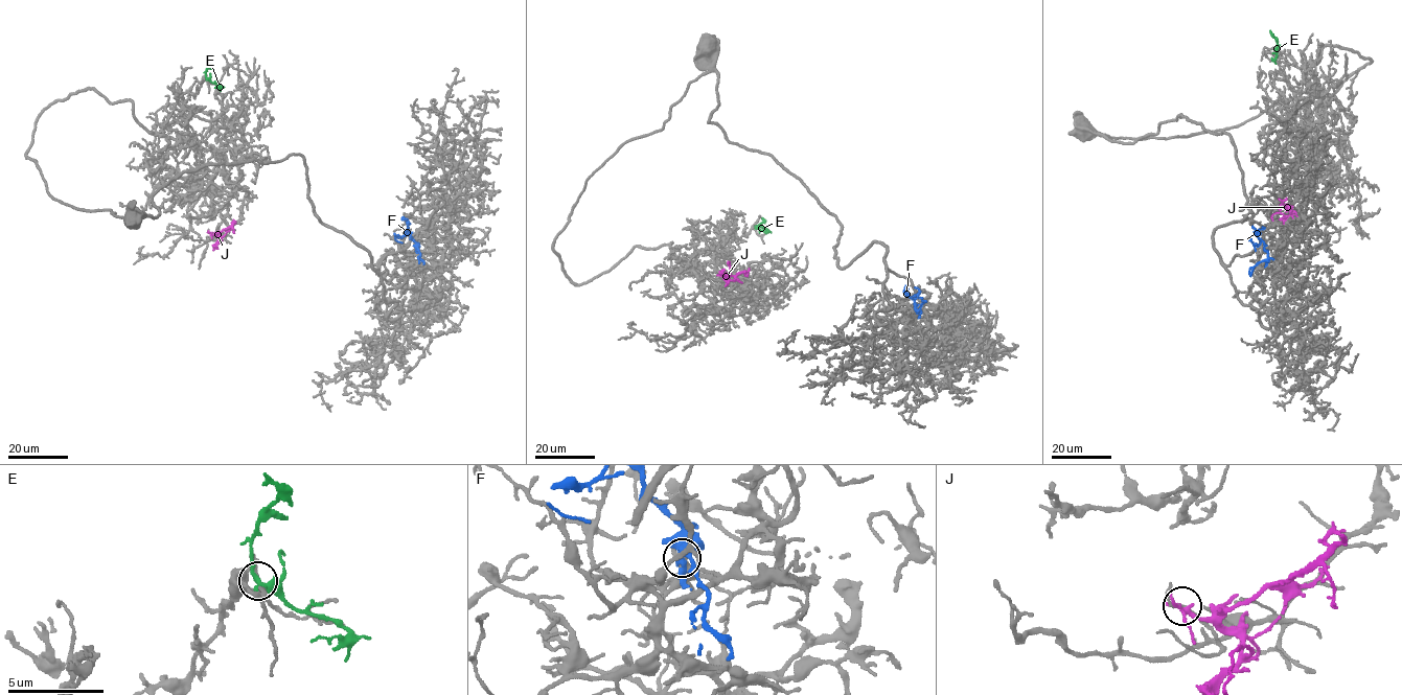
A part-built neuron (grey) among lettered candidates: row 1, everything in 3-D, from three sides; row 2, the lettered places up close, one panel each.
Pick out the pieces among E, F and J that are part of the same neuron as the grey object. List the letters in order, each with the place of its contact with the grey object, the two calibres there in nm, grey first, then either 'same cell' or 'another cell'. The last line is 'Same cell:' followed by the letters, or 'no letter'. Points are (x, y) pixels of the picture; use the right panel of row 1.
E: (1277, 48) | 140/400 nm | another cell
F: (1266, 262) | 480/420 nm | same cell
J: (1289, 206) | 130/190 nm | another cell
Same cell: F

